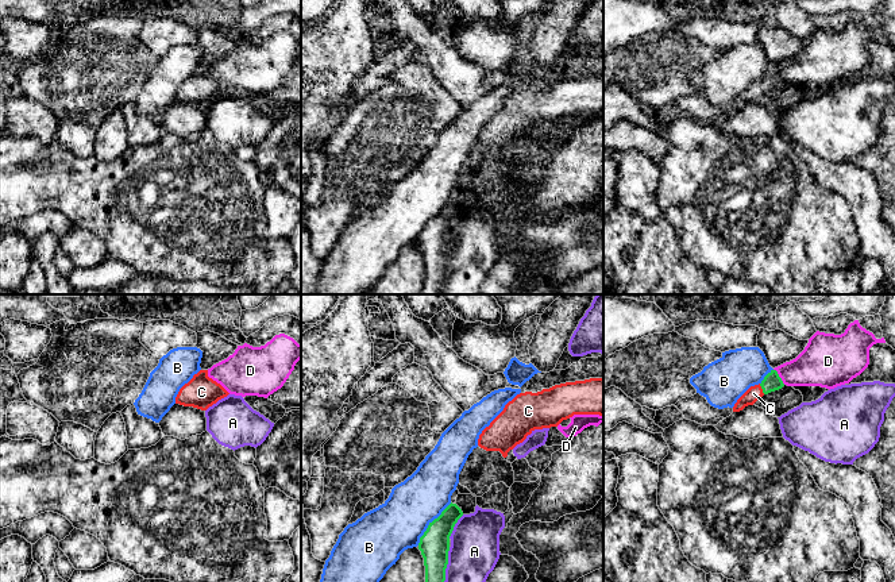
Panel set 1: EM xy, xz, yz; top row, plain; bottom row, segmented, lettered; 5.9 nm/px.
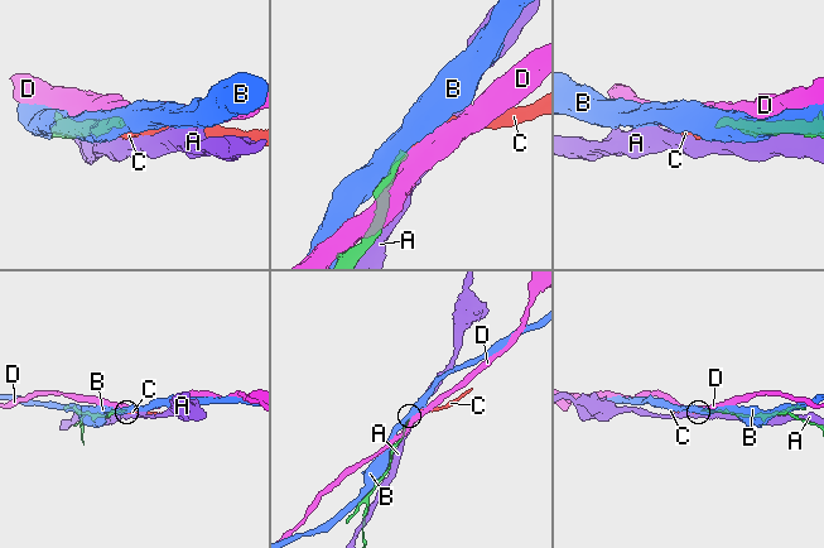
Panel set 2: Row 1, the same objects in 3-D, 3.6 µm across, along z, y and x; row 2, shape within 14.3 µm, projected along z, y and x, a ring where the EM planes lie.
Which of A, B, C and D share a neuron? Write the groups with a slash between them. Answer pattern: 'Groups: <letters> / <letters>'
Groups: A / B / C / D

